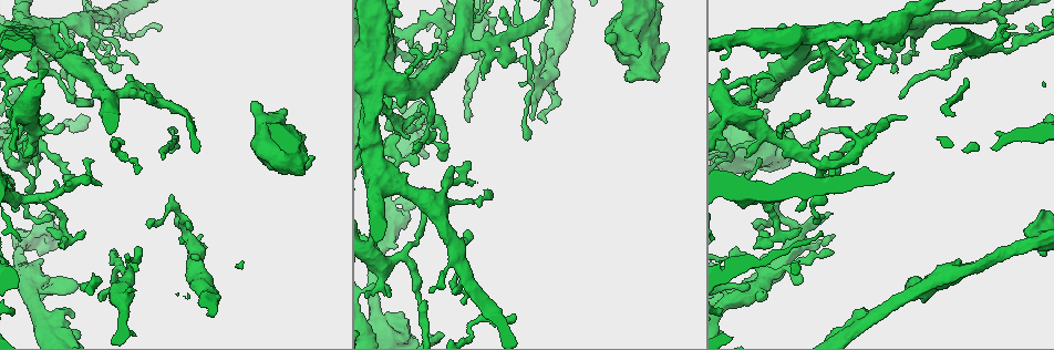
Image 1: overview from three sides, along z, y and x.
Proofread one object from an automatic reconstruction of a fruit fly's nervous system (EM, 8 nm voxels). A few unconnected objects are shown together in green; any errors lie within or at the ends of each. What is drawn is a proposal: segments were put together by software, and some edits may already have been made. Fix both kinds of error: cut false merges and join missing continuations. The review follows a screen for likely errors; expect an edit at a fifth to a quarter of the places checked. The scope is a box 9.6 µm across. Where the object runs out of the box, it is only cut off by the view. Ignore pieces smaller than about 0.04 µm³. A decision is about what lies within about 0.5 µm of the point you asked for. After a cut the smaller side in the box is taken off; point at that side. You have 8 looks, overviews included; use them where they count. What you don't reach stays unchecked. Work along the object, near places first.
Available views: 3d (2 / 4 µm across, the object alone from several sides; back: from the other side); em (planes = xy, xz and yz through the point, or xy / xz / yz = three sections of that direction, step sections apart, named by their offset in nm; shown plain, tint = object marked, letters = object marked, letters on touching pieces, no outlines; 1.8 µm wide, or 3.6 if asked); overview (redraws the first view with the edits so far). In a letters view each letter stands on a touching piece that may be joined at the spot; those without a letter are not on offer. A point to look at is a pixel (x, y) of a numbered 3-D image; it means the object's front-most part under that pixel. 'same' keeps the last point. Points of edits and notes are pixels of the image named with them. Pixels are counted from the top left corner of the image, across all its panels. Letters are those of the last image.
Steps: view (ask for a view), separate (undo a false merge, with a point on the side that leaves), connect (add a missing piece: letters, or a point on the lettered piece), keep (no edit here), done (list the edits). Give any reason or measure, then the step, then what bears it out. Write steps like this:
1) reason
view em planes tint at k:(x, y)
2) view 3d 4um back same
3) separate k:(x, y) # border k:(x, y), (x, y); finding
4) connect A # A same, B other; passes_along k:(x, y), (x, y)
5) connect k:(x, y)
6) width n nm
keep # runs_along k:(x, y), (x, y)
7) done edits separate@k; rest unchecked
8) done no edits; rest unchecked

free end
view 3d 4um at 1:(995, 133)

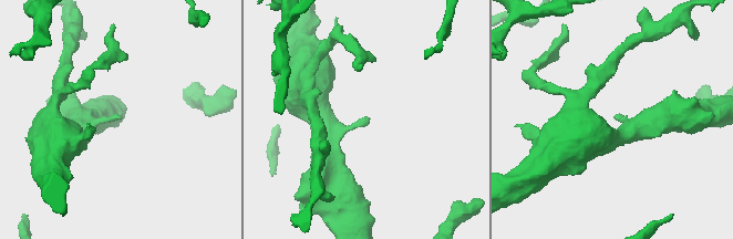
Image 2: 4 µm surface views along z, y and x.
now the EM
view em planes letters at 2:(117, 115)

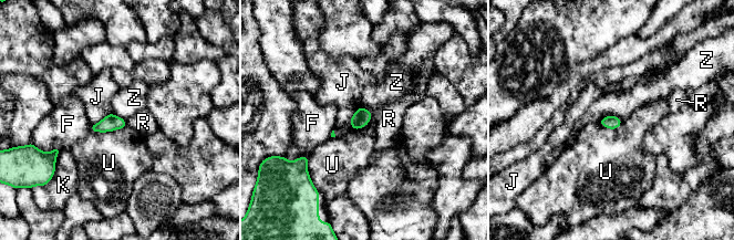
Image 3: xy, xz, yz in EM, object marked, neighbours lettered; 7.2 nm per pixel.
connect 3:(143, 122) # F other, J other, K other, R same, U other, Z other; the neuron continues

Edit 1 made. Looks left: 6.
an open end
view em planes letters at 1:(423, 186)

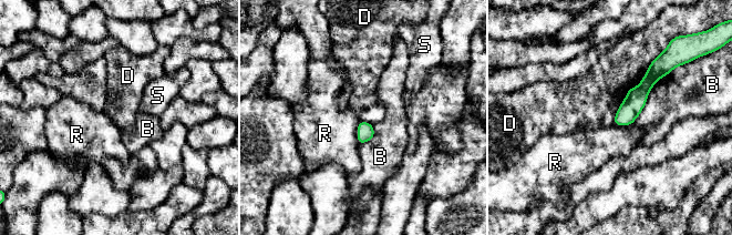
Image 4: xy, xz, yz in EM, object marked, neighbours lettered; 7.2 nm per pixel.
keep # B other, D other, R other, S other; border 4:(630, 88), (616, 113), (614, 122); no lettered piece goes on from it

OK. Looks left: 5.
an open end
view em planes letters at 1:(744, 156)

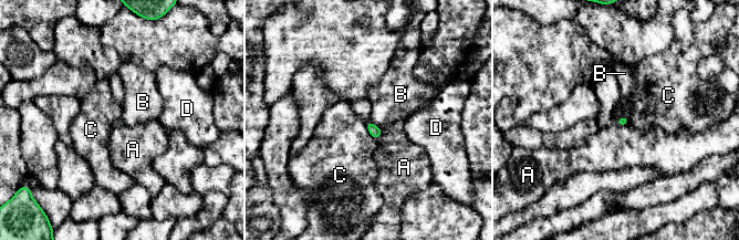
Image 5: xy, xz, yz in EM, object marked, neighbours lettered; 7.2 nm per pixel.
keep # A other, B other, C other, D other; border 5:(368, 121), (380, 128); no lettered piece goes on from it

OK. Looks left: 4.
done edits connect@3; rest unchecked

